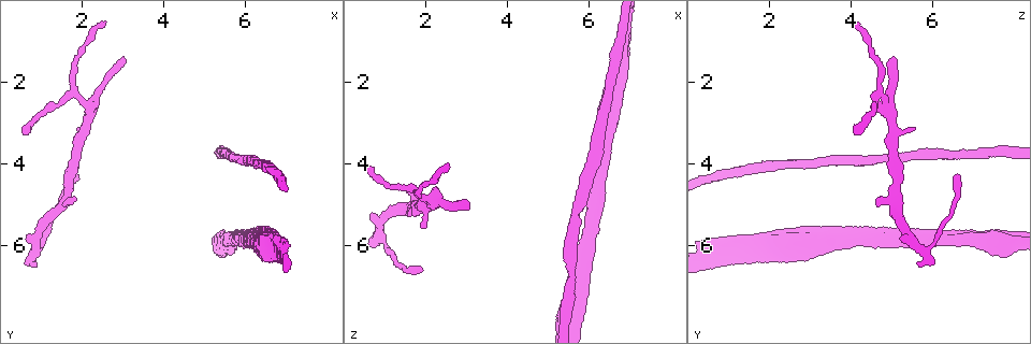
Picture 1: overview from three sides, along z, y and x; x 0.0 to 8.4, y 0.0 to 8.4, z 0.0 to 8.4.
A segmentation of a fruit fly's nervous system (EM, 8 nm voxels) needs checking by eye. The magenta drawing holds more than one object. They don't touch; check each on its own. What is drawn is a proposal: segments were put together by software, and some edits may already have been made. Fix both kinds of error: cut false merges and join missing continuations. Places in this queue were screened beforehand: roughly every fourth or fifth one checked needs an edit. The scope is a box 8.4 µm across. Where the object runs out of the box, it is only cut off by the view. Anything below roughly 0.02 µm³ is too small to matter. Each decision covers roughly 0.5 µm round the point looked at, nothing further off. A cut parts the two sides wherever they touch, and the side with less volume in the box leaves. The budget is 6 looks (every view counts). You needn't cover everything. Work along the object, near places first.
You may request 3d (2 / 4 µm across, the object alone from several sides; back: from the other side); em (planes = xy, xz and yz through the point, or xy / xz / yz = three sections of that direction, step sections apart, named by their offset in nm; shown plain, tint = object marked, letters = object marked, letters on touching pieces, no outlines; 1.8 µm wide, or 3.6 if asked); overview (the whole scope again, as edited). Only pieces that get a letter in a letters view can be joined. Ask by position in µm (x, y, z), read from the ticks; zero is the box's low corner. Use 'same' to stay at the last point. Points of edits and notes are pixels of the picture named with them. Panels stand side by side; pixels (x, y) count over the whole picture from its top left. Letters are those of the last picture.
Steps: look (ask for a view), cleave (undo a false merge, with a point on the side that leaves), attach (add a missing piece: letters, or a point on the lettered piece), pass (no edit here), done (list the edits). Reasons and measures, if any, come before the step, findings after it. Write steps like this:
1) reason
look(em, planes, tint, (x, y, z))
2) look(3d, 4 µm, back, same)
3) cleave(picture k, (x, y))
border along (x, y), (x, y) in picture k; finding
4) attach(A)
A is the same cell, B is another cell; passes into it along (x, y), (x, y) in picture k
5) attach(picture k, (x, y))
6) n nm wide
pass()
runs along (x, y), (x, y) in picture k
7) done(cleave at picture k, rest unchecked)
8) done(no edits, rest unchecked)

tapers out
look(3d, 2 µm, (2.95, 1.40, 5.05))

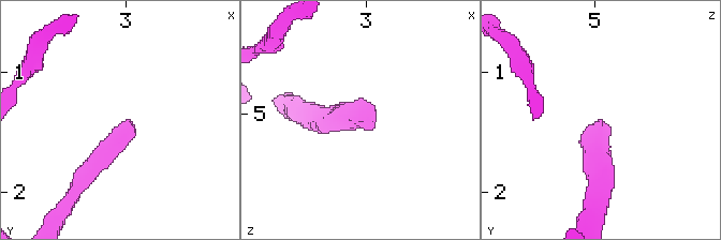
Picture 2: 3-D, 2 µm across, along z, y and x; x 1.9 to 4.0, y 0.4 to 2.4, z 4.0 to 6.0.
look(em, planes, letters, (2.96, 1.40, 5.06))

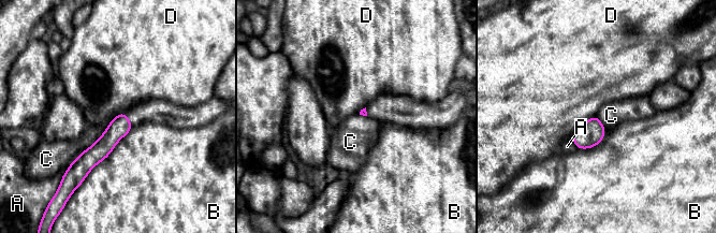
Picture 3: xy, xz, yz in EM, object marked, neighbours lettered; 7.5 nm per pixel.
pass()
A, B, C and D are other cells; runs along (123, 116), (85, 162), (75, 163) in picture 3; no lettered piece goes on from it

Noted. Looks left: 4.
tapers out
look(3d, 4 µm, (0.60, 3.20, 4.05))

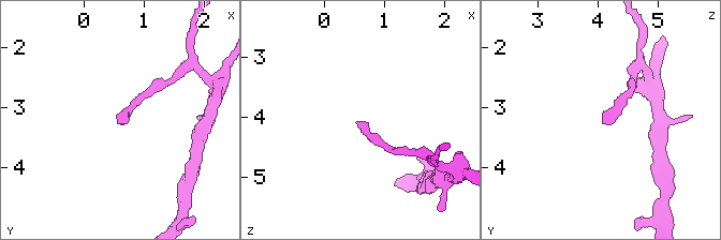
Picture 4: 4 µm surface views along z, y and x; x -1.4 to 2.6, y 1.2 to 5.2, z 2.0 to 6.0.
look(em, planes, letters, (0.60, 3.20, 4.05))

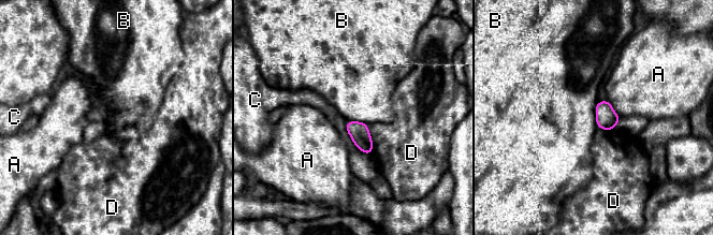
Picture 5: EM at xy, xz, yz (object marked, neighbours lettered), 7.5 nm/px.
150 nm wide
pass()
A, B, C and D are other cells; border along (597, 102), (595, 108), (596, 127) in picture 5; no lettered piece goes on from it

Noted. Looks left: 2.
an open end
look(3d, 4 µm, (0.90, 6.45, 5.60))

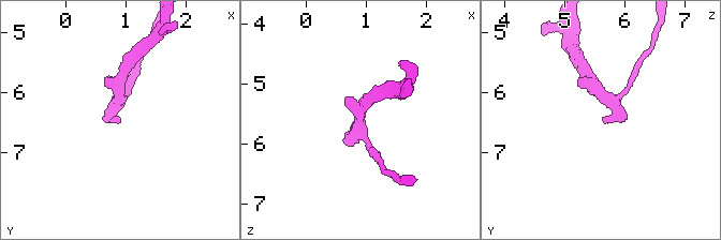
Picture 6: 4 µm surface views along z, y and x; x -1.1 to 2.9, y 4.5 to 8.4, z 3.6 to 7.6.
shape alone is not enough
look(em, planes, letters, (0.90, 6.45, 5.65))

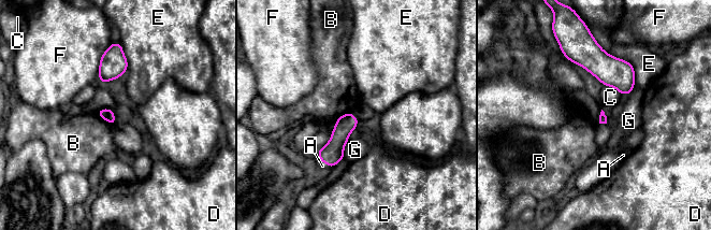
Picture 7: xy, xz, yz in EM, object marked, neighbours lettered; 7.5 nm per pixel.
attach(A)
A is the same cell, B, C, D, E, F and G are other cells; passes into it along (332, 153), (322, 161), (322, 166) in picture 7; the cell continues

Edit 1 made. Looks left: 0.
done(attach at picture 7, rest unchecked)

